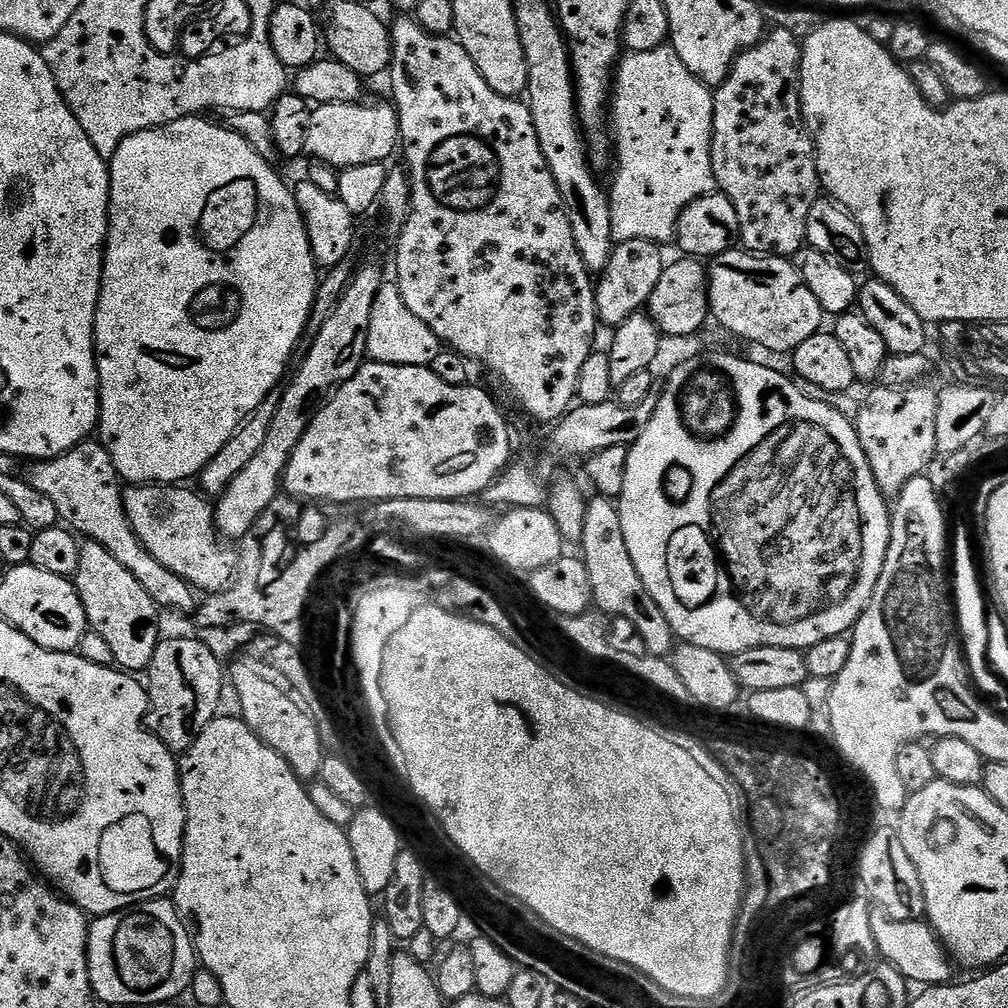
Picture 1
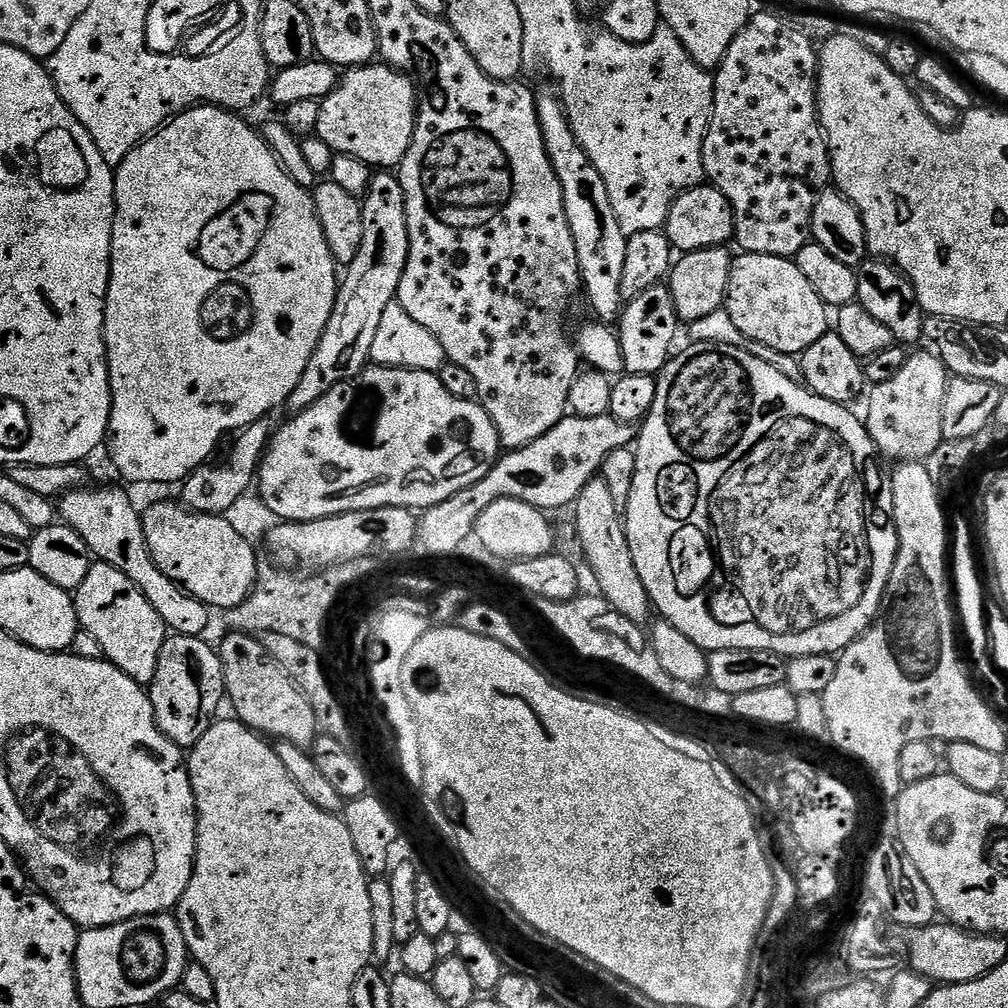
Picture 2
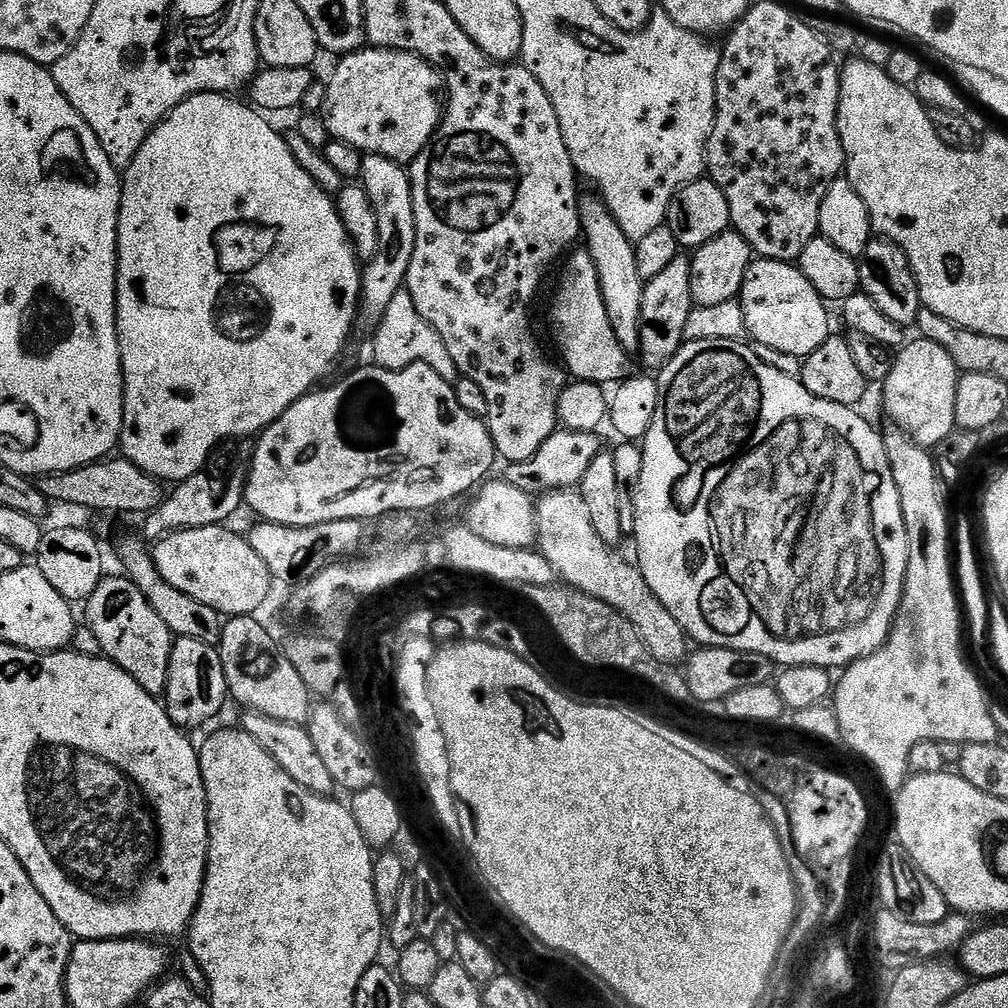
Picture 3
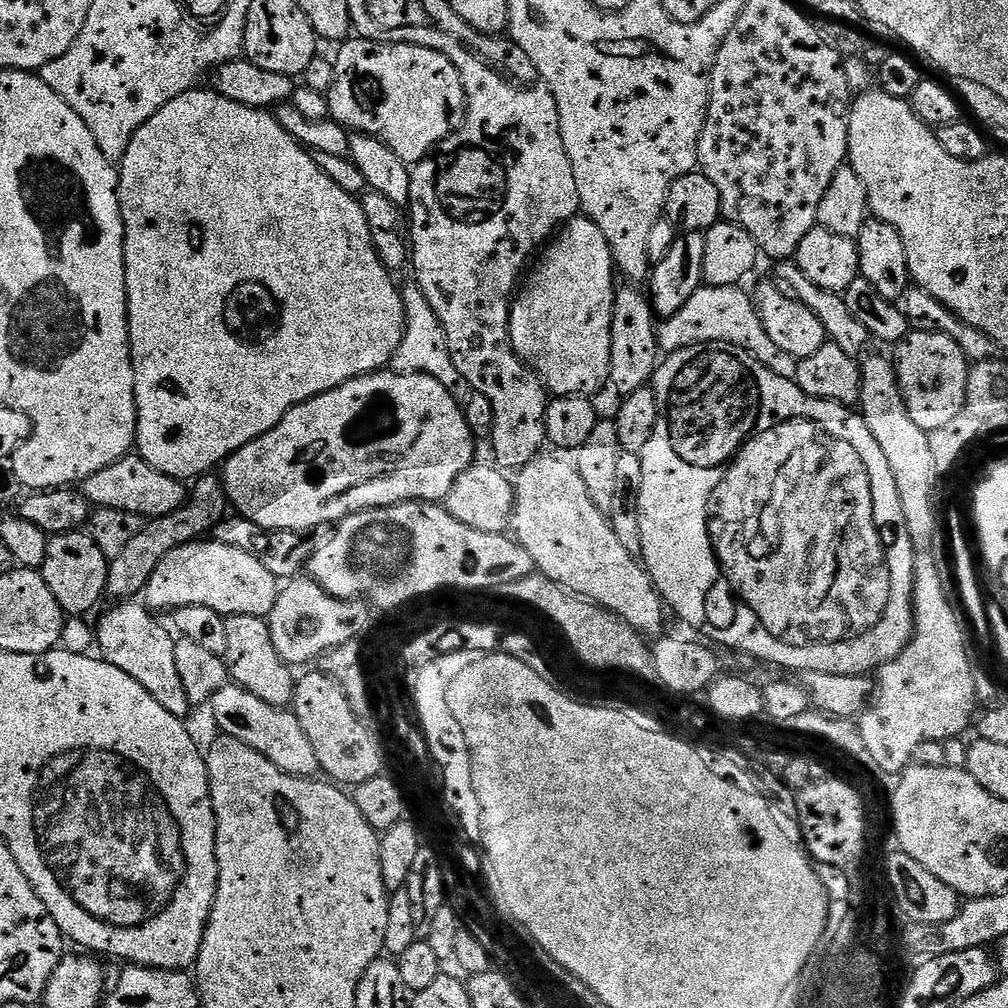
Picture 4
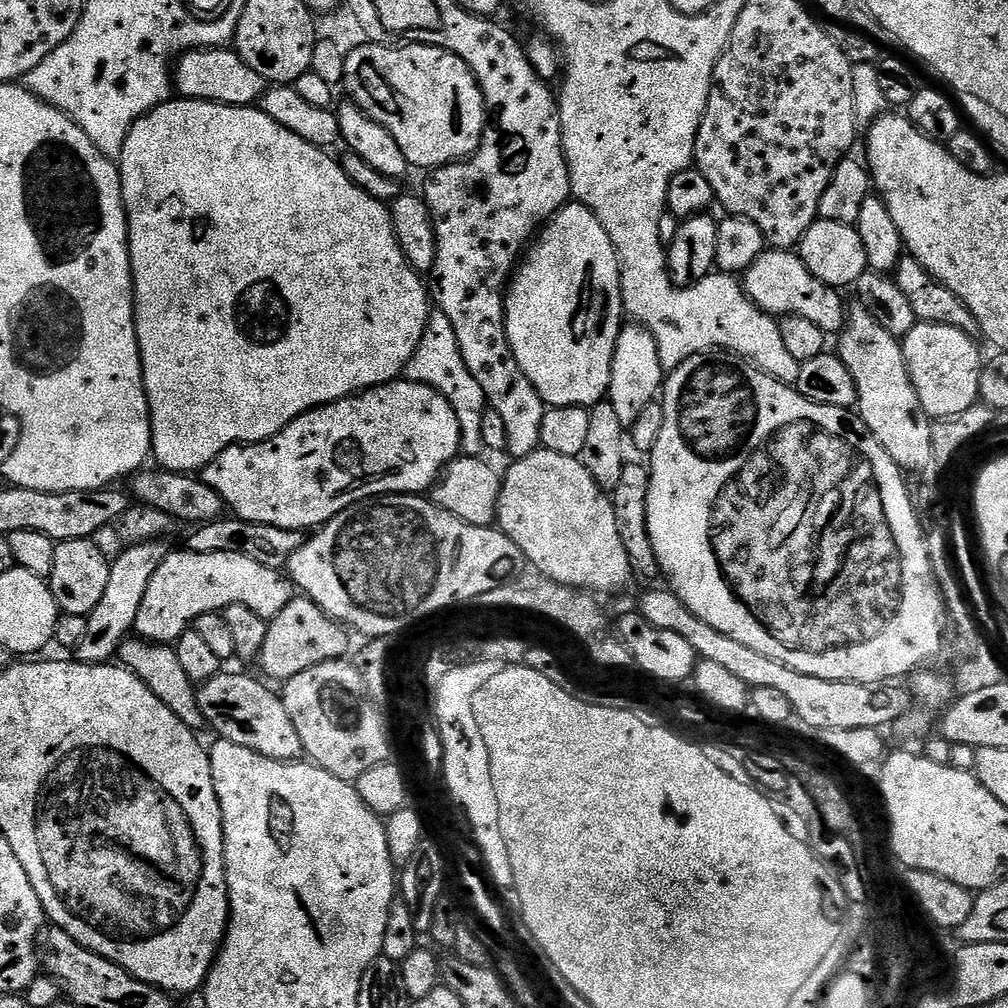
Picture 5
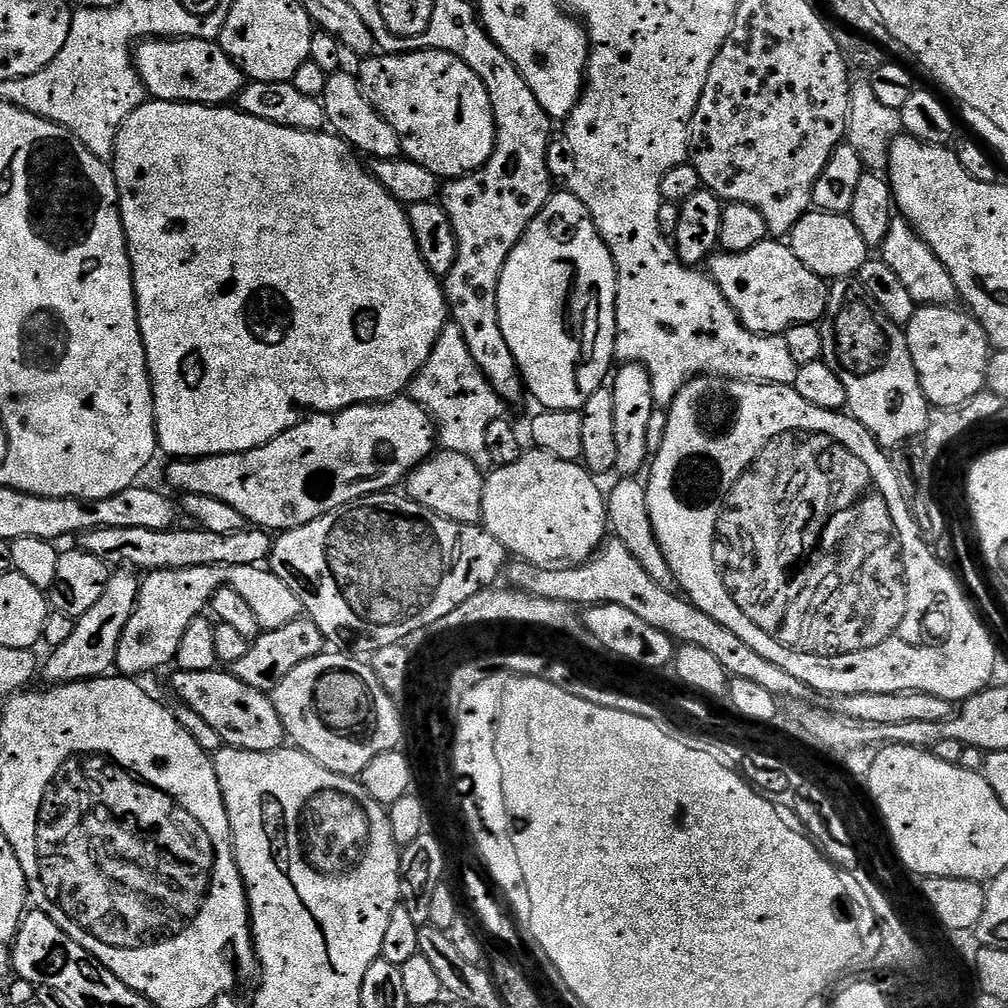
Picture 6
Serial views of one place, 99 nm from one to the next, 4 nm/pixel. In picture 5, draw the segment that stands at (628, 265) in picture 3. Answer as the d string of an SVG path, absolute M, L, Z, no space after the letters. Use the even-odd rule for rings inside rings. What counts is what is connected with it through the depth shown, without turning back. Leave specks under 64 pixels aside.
M635 322L625 323L621 327L614 346L610 382L606 397L607 403L610 403L613 407L614 414L617 415L618 420L622 422L625 428L632 427L642 410L653 403L653 400L659 395L665 379L666 370L658 358L658 344L654 342L654 336L650 334L650 330Z

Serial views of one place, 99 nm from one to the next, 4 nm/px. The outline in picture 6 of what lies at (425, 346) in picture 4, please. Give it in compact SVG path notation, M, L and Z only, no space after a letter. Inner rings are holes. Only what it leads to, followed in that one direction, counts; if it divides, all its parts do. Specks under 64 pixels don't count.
M457 324L444 325L422 370L409 384L407 395L431 414L443 451L466 454L470 462L485 470L493 467L490 454L486 454L486 426L505 415L506 402L470 358L466 338Z

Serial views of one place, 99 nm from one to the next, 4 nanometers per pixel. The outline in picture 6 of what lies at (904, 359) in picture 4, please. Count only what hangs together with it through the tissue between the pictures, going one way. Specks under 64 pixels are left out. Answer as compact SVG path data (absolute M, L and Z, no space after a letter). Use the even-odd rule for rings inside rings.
M920 306L906 326L910 358L914 358L914 370L918 370L918 382L922 382L922 394L932 408L961 408L963 404L970 402L970 398L974 398L986 388L984 379L990 355L988 336L975 316L964 310L959 312L958 309L956 306L951 308Z

